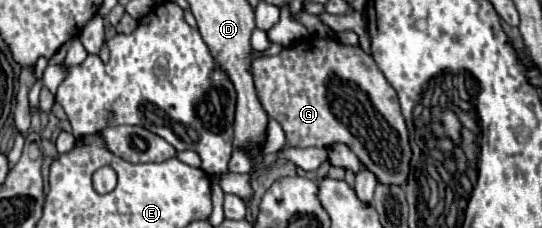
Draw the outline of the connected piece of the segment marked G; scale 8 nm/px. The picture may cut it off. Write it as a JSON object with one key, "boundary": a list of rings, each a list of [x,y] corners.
{"boundary":[[[308,37],[274,57],[252,61],[250,69],[264,111],[282,125],[290,147],[346,143],[380,183],[406,185],[412,151],[398,95],[360,45]]]}

